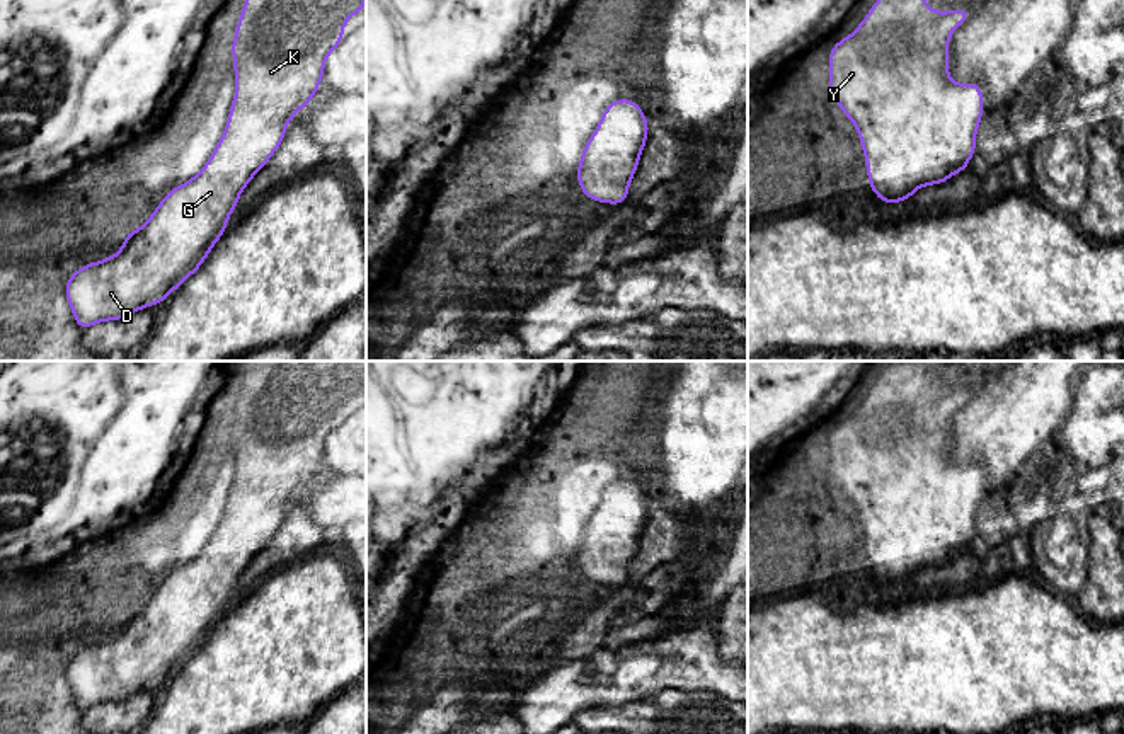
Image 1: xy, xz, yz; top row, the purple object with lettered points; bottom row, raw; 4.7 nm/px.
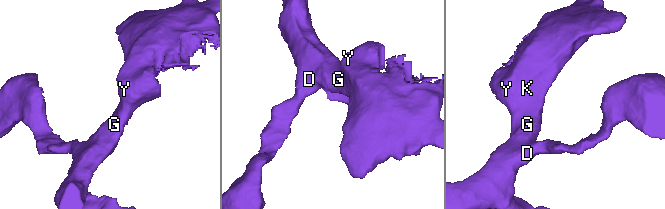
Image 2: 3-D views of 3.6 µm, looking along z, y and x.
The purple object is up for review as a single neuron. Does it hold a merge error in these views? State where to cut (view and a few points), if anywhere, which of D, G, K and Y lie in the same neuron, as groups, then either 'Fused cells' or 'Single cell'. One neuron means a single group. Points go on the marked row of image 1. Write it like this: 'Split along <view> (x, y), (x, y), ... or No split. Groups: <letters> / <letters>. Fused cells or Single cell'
No split. Groups: D G K Y. Single cell

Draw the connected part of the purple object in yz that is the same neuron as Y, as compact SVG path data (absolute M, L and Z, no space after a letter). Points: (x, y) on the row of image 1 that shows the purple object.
M877 0L862 24L848 36L838 41L829 51L829 90L838 100L840 109L855 123L863 157L867 162L867 177L872 192L882 199L884 204L896 204L911 199L913 192L923 186L947 182L955 172L966 172L967 162L976 152L976 131L983 118L983 90L979 83L954 83L949 77L949 37L950 34L971 17L971 9L954 9L950 12L933 12L923 0Z

